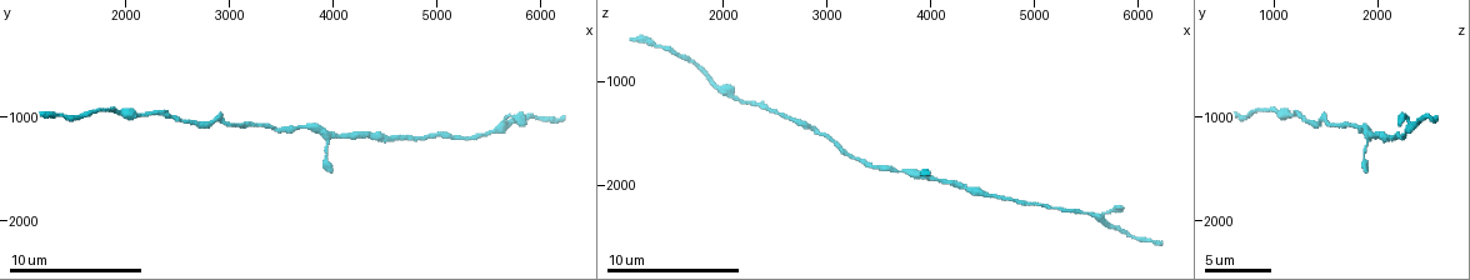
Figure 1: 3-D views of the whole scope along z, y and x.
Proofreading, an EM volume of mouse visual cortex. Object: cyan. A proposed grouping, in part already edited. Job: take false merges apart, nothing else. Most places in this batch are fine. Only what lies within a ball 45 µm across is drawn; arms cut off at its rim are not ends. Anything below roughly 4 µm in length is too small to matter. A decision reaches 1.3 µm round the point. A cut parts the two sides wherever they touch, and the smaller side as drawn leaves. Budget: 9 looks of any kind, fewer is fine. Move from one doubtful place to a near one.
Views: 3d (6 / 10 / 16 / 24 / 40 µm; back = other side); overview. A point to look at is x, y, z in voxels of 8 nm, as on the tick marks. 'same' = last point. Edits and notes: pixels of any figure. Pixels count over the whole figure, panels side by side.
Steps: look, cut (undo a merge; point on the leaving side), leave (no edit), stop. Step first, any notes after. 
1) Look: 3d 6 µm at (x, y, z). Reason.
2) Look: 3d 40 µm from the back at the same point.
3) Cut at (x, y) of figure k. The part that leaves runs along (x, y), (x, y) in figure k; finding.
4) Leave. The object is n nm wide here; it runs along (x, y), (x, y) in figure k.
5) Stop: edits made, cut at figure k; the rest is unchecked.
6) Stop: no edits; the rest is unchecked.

Look: 3d 10 µm at (2560, 1040, 1320). A narrow waist.

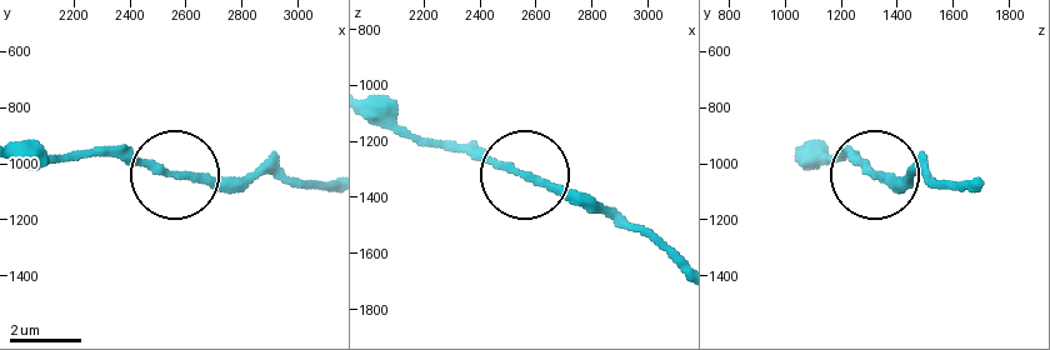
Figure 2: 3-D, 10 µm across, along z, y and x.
Look: 3d 6 µm at (2570, 1040, 1330).

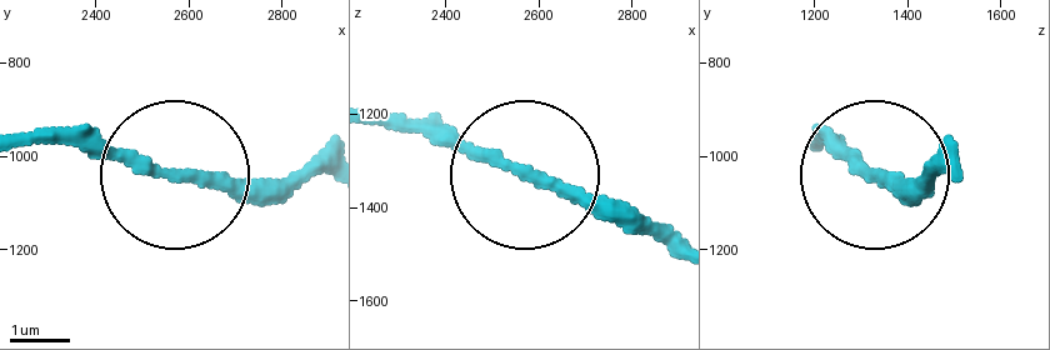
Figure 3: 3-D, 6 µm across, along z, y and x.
Leave. It runs along (318, 176), (153, 176), (54, 136) in figure 3; one neuron here.

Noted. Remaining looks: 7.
Look: 3d 6 µm at (3280, 1100, 1760). Thin neck.

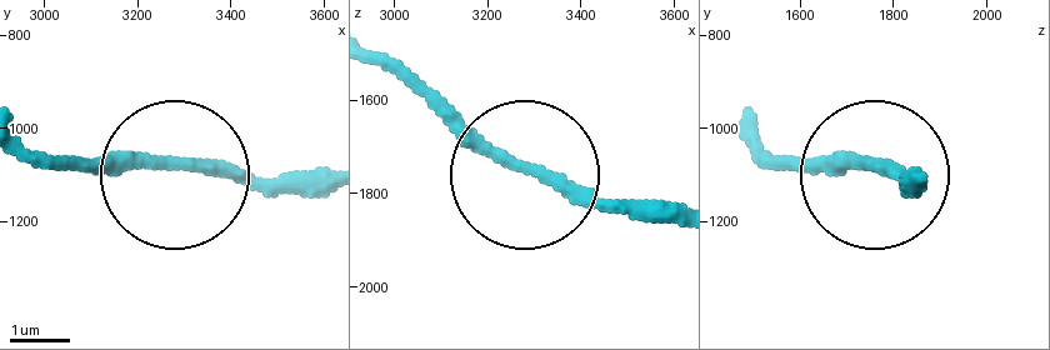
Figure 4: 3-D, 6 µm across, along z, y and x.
Leave. It runs along (310, 179), (50, 164) in figure 4; one neuron here.

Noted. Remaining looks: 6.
Look: 3d 10 µm at (1880, 940, 1020). Thick turns thin.

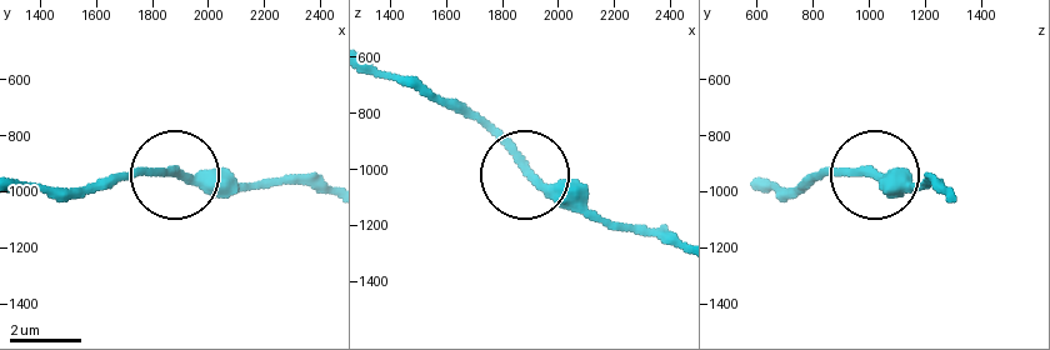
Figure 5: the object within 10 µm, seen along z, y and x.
Leave. All the same neuron.

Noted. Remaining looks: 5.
Look: 3d 10 µm at (4600, 1180, 2120). Calibre changes.

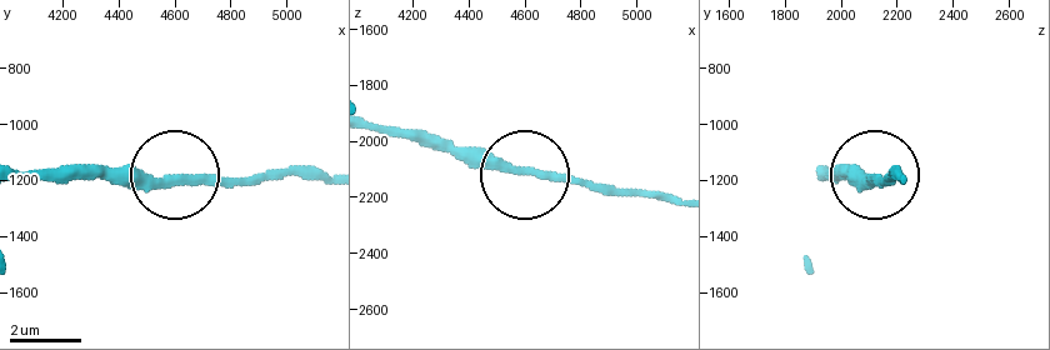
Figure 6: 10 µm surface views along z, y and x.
Leave. It runs along (24, 173), (211, 173), (263, 181) in figure 6; all the same neuron.

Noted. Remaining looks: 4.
Stop: no edits; the rest is unchecked.

